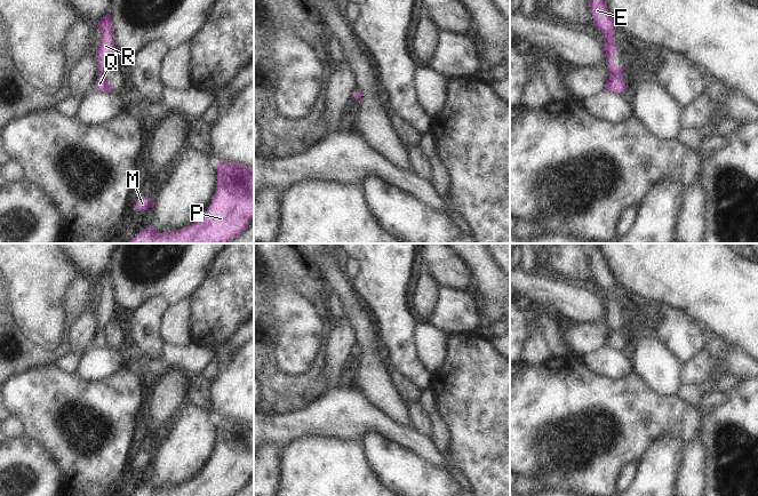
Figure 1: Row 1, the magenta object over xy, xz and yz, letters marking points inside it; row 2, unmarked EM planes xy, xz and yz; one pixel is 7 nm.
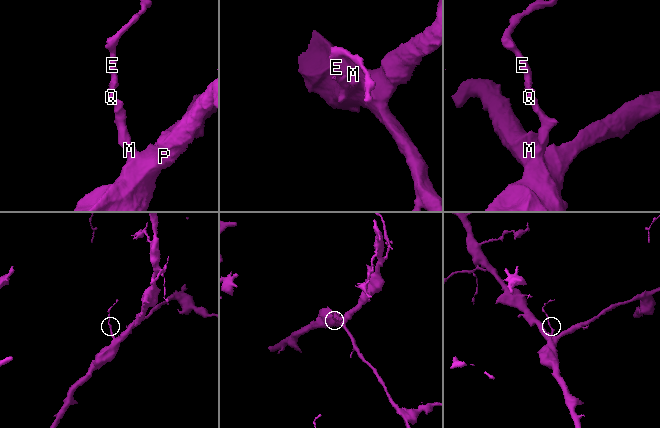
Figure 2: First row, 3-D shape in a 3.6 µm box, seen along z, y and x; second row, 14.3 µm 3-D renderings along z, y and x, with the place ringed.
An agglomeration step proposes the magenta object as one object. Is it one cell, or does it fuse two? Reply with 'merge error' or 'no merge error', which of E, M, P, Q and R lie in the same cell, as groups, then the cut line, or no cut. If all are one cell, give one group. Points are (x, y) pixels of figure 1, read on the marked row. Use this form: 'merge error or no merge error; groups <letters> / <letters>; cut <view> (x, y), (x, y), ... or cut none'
no merge error; groups E M P Q R; cut none

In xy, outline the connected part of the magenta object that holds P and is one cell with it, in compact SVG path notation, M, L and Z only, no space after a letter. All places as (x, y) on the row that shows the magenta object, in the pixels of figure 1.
M216 162L217 192L204 215L193 224L159 233L149 226L128 243L230 243L254 218L254 168Z

